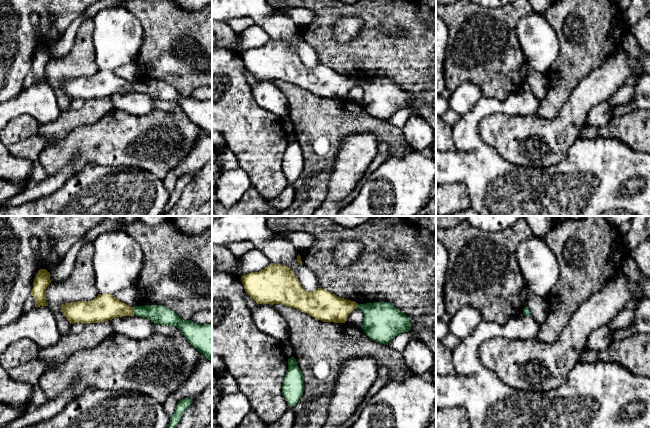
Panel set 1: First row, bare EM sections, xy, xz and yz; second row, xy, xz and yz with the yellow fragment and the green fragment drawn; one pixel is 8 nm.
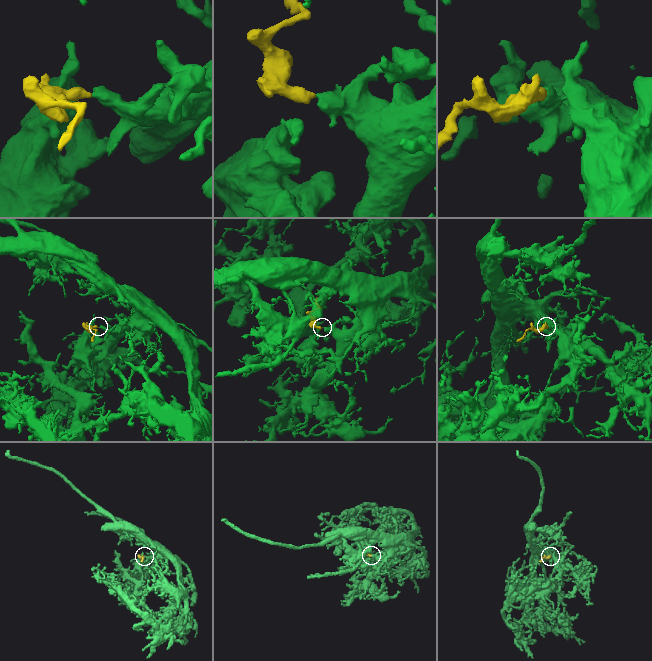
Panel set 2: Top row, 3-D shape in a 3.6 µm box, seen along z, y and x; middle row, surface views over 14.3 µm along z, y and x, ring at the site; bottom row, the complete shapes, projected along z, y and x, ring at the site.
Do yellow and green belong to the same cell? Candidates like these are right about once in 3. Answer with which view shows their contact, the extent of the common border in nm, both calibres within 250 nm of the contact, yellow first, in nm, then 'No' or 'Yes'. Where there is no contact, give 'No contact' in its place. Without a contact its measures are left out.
Touches yellow in xy. Shared border 60 nm. Thickness 220 nm (yellow) against 160 nm. Yes

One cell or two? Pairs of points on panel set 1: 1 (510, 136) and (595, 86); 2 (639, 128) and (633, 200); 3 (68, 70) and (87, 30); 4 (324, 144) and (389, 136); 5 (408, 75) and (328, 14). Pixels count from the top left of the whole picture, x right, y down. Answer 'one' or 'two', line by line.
1: one
2: two
3: one
4: one
5: one

